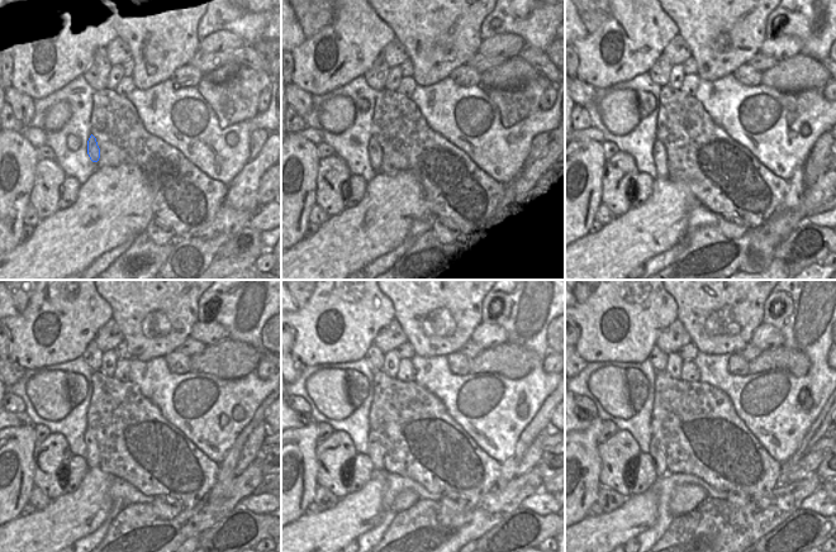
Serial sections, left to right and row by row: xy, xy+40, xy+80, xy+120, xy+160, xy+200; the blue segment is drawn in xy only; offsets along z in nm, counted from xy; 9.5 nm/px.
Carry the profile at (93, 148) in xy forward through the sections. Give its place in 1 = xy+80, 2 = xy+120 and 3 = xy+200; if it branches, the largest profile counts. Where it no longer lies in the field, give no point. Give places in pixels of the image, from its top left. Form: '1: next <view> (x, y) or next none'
1: next xy+80 (660, 155)
2: next xy+120 (93, 458)
3: next xy+200 (656, 450)

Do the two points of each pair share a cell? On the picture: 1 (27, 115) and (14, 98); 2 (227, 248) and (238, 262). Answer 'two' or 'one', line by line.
1: one
2: two

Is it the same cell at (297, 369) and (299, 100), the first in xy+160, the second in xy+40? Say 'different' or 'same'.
same

